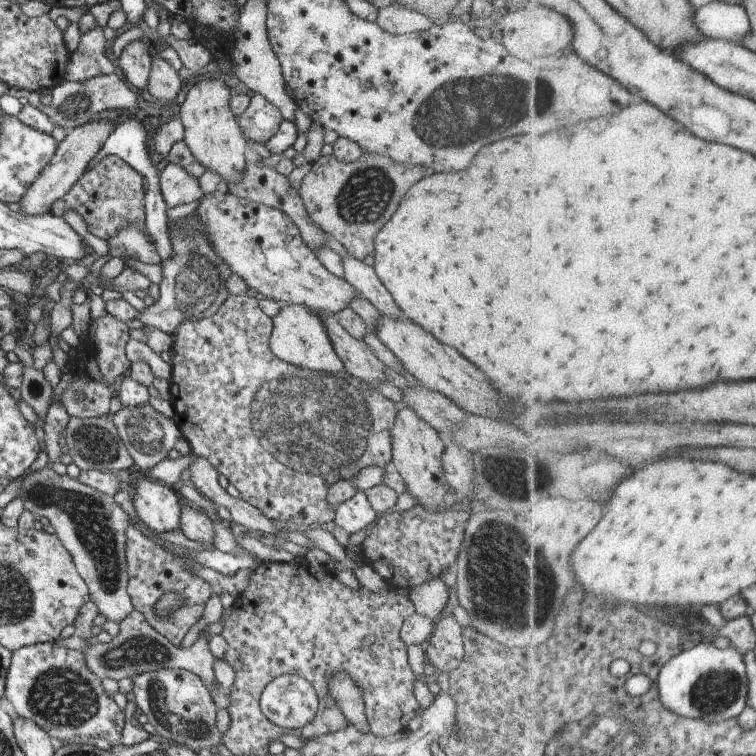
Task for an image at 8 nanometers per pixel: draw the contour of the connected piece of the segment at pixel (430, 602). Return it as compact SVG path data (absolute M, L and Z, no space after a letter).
M438 578L424 581L409 592L409 600L414 605L414 613L435 622L448 602L448 587Z

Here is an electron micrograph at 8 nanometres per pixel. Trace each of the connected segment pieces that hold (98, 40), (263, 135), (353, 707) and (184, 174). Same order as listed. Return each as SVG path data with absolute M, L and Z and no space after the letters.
M96 25L93 29L82 33L79 37L78 45L75 50L70 52L69 62L64 78L67 81L86 81L99 75L108 75L115 71L112 63L106 58L106 42L102 27Z
M259 93L251 94L247 108L236 119L245 140L264 145L282 123L279 109Z
M337 672L327 680L327 688L329 696L333 698L333 702L336 702L347 723L350 723L357 732L363 734L370 732L363 712L359 686L345 672Z
M165 162L158 171L161 196L168 207L191 204L202 198L201 188L194 176L178 164Z

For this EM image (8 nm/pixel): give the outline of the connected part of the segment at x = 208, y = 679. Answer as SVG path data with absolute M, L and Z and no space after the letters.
M129 612L123 620L119 622L120 631L107 644L93 644L87 650L83 650L83 658L85 658L85 666L91 674L95 674L100 680L103 678L114 679L119 681L121 678L128 677L132 679L136 674L143 672L157 672L157 670L187 670L191 674L195 674L199 680L205 685L211 702L217 709L227 708L226 691L215 681L212 670L212 662L214 657L209 652L207 642L207 632L201 630L197 640L189 648L179 648L173 645L167 638L164 638L159 632L156 632L145 622L145 618L141 612Z

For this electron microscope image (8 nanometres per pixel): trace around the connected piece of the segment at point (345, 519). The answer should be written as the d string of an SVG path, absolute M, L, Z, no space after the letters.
M357 491L354 496L336 506L329 525L337 526L350 534L369 529L376 520L377 515L369 505L364 492Z

